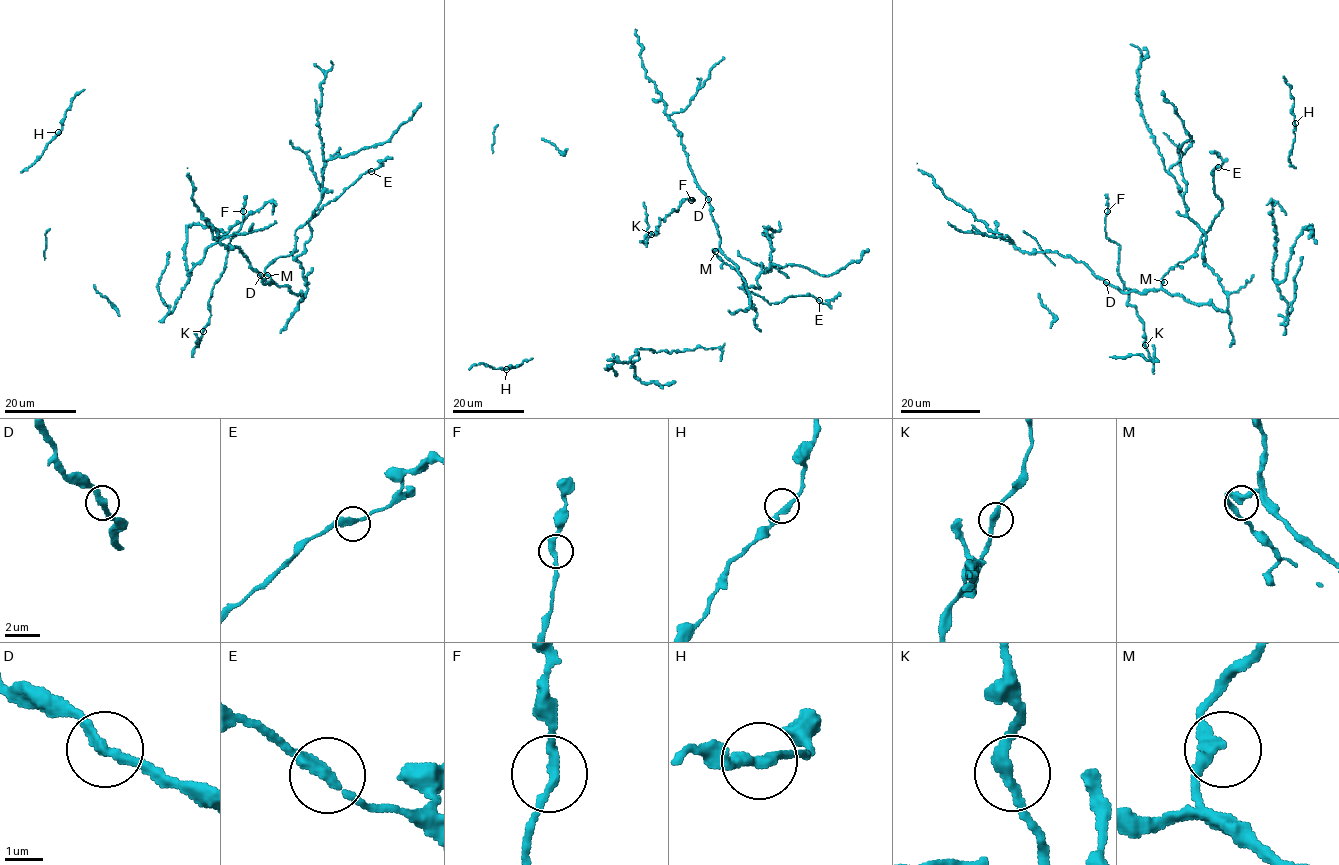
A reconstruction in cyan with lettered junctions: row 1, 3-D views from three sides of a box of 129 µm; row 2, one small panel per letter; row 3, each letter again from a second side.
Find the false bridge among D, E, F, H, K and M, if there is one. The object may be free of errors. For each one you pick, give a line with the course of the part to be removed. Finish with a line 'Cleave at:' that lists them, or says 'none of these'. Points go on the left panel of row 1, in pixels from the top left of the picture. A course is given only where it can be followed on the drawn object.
Cleave at: none of these

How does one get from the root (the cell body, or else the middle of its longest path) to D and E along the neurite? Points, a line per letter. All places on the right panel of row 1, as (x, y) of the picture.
D: (1162, 284), (1159, 289), (1138, 293), (1123, 292), (1105, 282)
E: (1162, 284), (1162, 277), (1170, 269), (1195, 252), (1221, 209), (1214, 191), (1214, 170), (1218, 167)

